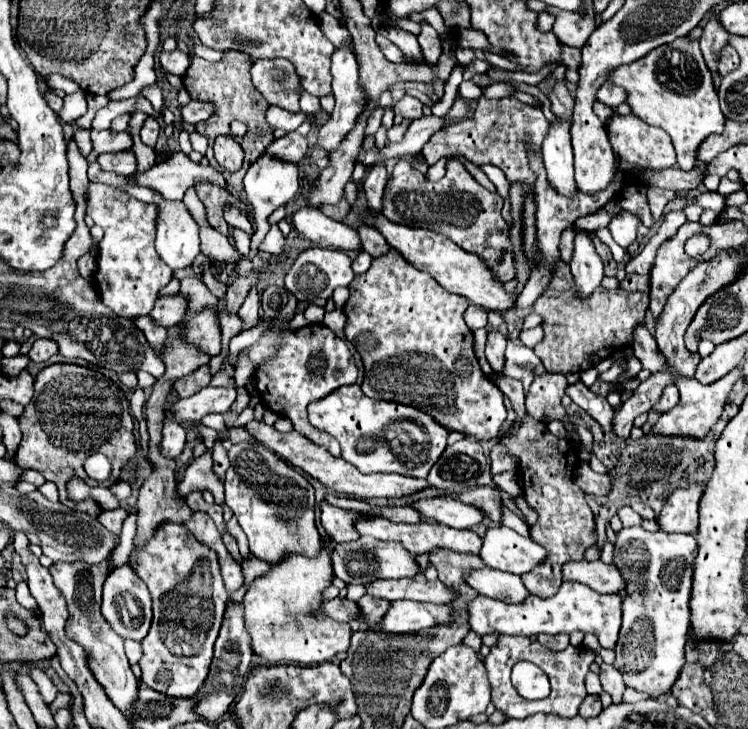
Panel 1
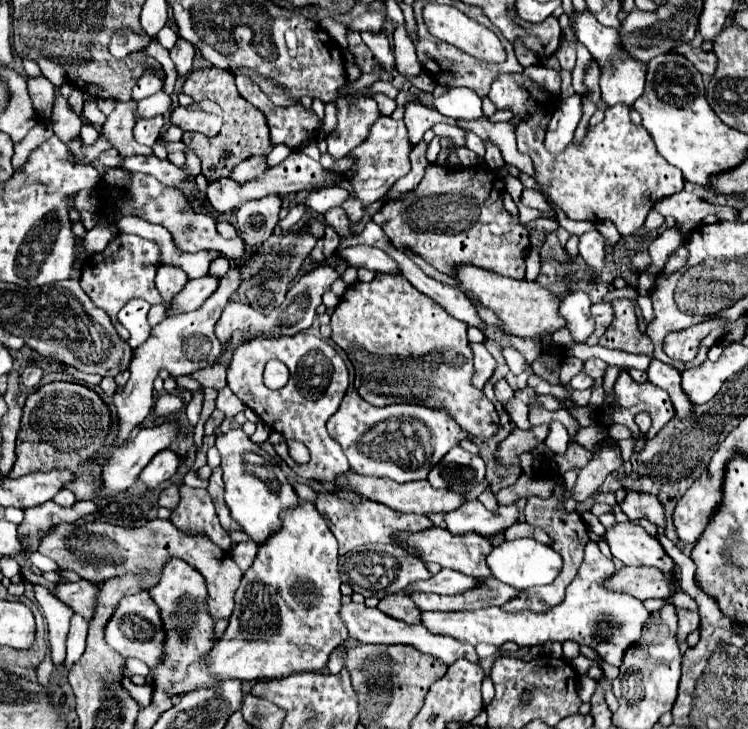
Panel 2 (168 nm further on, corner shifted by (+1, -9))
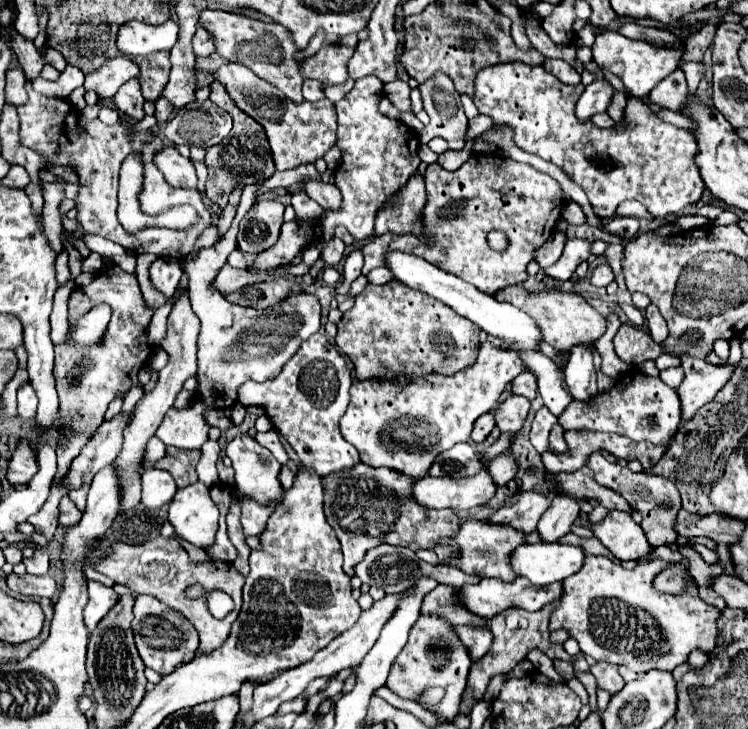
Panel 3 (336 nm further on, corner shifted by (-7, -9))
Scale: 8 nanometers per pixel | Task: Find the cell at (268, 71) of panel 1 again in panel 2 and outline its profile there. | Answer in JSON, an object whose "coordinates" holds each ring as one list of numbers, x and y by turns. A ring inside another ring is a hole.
{"coordinates":[[236,74,236,86,242,98,252,102,258,110,266,114,270,122,270,136,274,144,288,144,292,150,298,150,304,142,314,140,318,132,318,118,306,112,300,104,298,106,276,106,248,76]]}

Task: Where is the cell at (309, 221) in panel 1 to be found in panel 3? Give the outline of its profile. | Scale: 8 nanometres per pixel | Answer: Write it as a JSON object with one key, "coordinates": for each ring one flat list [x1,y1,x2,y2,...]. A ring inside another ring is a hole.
{"coordinates":[[406,252,388,254,386,256,386,266,394,272,396,280,408,284,414,290,420,290,420,292,426,292,426,294,434,296,442,304,450,306,456,314,460,314,460,316,468,318,470,322,474,322,486,334,490,334,490,336,494,336,502,342,514,344,524,352,538,352,540,350,540,344,544,342,544,338,542,338,542,332,540,332,538,324,530,316,522,314,518,308,514,308,512,304,500,302,494,296,480,292,472,284,466,284,464,280,458,280,458,276,450,276,448,272,442,272,440,268,428,264,426,260,422,260,418,256,408,256]]}

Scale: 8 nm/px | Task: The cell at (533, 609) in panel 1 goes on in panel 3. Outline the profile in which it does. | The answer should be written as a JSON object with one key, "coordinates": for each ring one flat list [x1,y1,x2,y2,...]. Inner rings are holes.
{"coordinates":[[588,556,578,576,564,580,566,592,550,614,550,630,566,628,586,656,594,656,598,662,626,666,638,674,652,668,672,672,688,660,692,650,710,654,718,638,718,608,700,600,698,586,692,580,678,594,658,592,654,588,654,578,674,564,650,556,628,570,604,556]]}

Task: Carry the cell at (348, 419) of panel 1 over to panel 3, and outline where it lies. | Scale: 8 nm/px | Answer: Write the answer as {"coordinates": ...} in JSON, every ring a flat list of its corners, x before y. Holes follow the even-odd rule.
{"coordinates":[[484,342,480,344,476,362,452,376,426,374,414,378,406,374,404,386,394,378,374,378,364,382,356,378,350,388,348,410,340,418,342,436,356,446,364,464,374,468,386,466,422,478,428,474,438,452,470,440,476,418,494,410,502,390,522,372,528,372,528,368,516,350]]}

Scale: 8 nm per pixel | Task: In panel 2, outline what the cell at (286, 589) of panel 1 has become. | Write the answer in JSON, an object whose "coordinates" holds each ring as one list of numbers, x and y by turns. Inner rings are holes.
{"coordinates":[[300,502,296,510,282,514,282,530,258,548,254,564,242,578,236,592,236,608,230,616,226,632,214,644,206,660,192,664,186,680,172,684,170,694,186,694,194,688,212,686,214,680,270,680,284,678,298,672,318,672,328,664,330,652,346,642,348,632,338,616,340,608,340,576,338,576,338,548,336,538,326,522,310,502]]}

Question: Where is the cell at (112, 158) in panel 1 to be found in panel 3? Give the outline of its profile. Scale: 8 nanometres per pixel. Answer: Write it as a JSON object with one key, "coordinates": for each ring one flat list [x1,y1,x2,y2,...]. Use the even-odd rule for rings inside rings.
{"coordinates":[[166,146,158,154,156,164,162,170,162,174,164,174,168,184,180,186,180,188,196,188,194,164,188,158,180,156,174,146]]}

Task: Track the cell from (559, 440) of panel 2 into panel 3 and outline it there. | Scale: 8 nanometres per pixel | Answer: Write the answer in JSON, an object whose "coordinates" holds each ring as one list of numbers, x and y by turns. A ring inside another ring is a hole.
{"coordinates":[[524,352,518,354,522,356,522,360,526,360,526,366,538,374,538,392,544,400,544,406,554,416,560,416,564,408,572,402,572,396,564,388,562,372,556,368,556,364,550,358,546,358,540,352,536,352,534,356,526,356]]}

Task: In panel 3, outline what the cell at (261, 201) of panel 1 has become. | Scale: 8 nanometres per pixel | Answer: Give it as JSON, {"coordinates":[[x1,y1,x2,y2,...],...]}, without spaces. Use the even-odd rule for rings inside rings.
{"coordinates":[[258,200,240,220,240,230,236,236,238,250,258,256,266,248,274,246,280,236,284,204,278,200]]}

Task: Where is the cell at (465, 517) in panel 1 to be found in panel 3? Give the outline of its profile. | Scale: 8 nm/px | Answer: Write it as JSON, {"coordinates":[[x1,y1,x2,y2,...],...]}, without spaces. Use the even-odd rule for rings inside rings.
{"coordinates":[[530,490,530,492,516,492,506,506,496,510,490,516,492,524,510,524,512,528,520,528,522,532,534,532,538,520,552,504,550,496]]}

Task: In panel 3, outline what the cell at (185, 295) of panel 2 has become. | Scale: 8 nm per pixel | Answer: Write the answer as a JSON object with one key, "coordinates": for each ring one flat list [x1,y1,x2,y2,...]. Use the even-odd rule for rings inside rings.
{"coordinates":[[224,266,214,280,214,288,220,294,232,294,246,286,254,286,258,282,262,282,262,278,258,274,254,274,252,270,238,270,232,266]]}

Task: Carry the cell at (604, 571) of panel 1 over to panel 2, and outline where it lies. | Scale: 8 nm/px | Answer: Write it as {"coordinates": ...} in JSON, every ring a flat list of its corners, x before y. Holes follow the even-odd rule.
{"coordinates":[[620,568,606,578,602,586,612,592,630,594,638,600,670,596,668,576,662,576,656,568]]}

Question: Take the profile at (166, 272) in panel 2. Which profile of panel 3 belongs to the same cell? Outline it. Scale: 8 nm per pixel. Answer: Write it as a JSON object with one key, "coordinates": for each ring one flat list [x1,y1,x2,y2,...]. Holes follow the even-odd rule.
{"coordinates":[[184,292,178,302,174,304,170,316,168,316,168,332,164,340,160,342,160,348,168,354,168,364,158,372,158,384,152,392,144,394,134,408,134,414,124,428,124,444,118,454,118,458,112,462,112,466,118,472,118,482,120,482,120,514,126,514,134,506,140,504,140,478,144,474,144,450,146,442,156,434,156,428,160,426,164,414,172,408,176,394,180,392,182,384,186,378,194,376,196,372,196,340,200,332,200,320,194,316,188,300,188,292]]}

